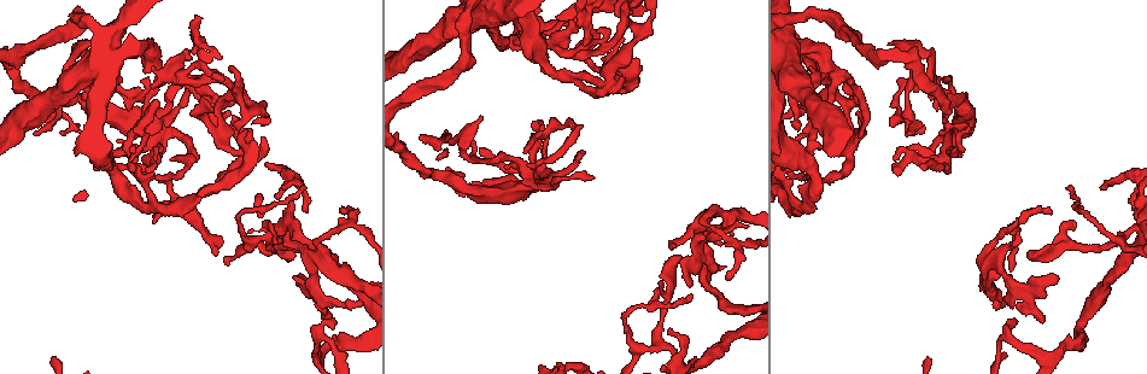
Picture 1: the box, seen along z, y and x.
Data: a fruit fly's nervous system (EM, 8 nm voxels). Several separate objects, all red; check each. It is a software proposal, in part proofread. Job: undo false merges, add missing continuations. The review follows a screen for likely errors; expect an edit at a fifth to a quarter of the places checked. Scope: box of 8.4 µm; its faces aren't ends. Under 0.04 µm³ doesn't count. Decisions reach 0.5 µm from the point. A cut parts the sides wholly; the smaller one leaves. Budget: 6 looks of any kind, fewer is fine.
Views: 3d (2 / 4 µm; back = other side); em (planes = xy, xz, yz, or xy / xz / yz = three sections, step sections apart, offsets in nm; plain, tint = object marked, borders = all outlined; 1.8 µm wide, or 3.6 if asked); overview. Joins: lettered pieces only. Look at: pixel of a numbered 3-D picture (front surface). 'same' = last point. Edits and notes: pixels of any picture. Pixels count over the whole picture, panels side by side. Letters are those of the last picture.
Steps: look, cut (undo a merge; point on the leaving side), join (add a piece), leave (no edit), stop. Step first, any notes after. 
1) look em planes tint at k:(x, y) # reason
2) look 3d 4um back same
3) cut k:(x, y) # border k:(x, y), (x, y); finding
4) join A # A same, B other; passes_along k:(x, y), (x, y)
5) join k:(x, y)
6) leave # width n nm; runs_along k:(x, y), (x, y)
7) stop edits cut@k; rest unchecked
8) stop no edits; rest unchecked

look 3d 2um at 1:(532, 126) # branch stops here

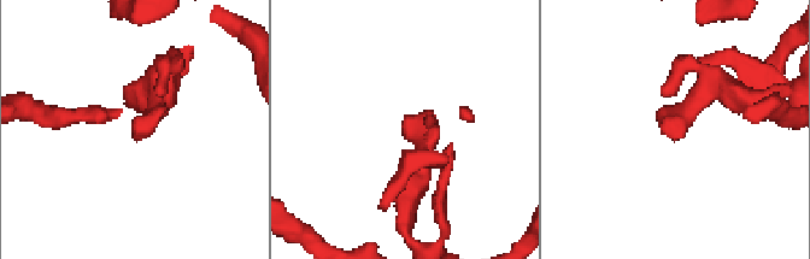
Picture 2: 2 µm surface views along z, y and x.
look em 3.6um planes tint at 2:(136, 142)

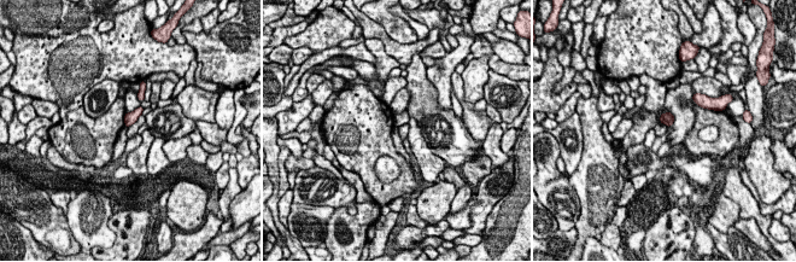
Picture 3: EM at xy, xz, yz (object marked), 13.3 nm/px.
look em 3.6um planes borders same

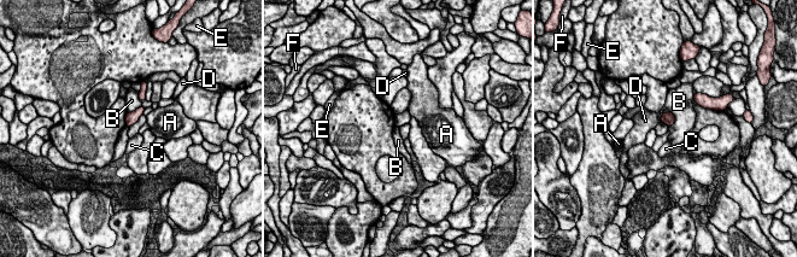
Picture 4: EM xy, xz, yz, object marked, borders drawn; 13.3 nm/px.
leave # A other, B other, C other, D other, E other, F other; border 4:(662, 112), (674, 116), (669, 127); no lettered piece goes on from it

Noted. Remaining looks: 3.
look 3d 4um at 1:(747, 228) # tapers out

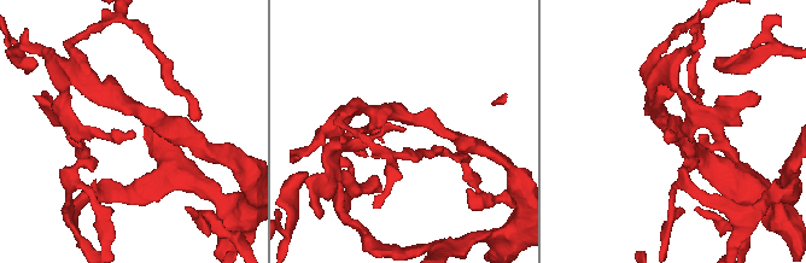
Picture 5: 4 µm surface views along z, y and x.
look em planes borders at 5:(669, 134) # now the EM

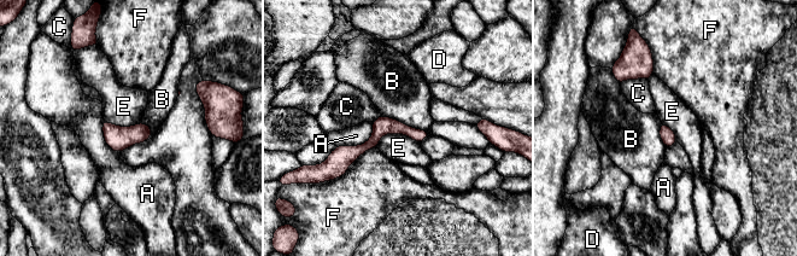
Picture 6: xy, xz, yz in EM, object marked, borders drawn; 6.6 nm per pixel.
leave # A other, B other, C other, D other, E other, F other; runs_along 6:(423, 133), (385, 128), (337, 167); no lettered piece goes on from it

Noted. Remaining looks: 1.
stop no edits; rest unchecked

